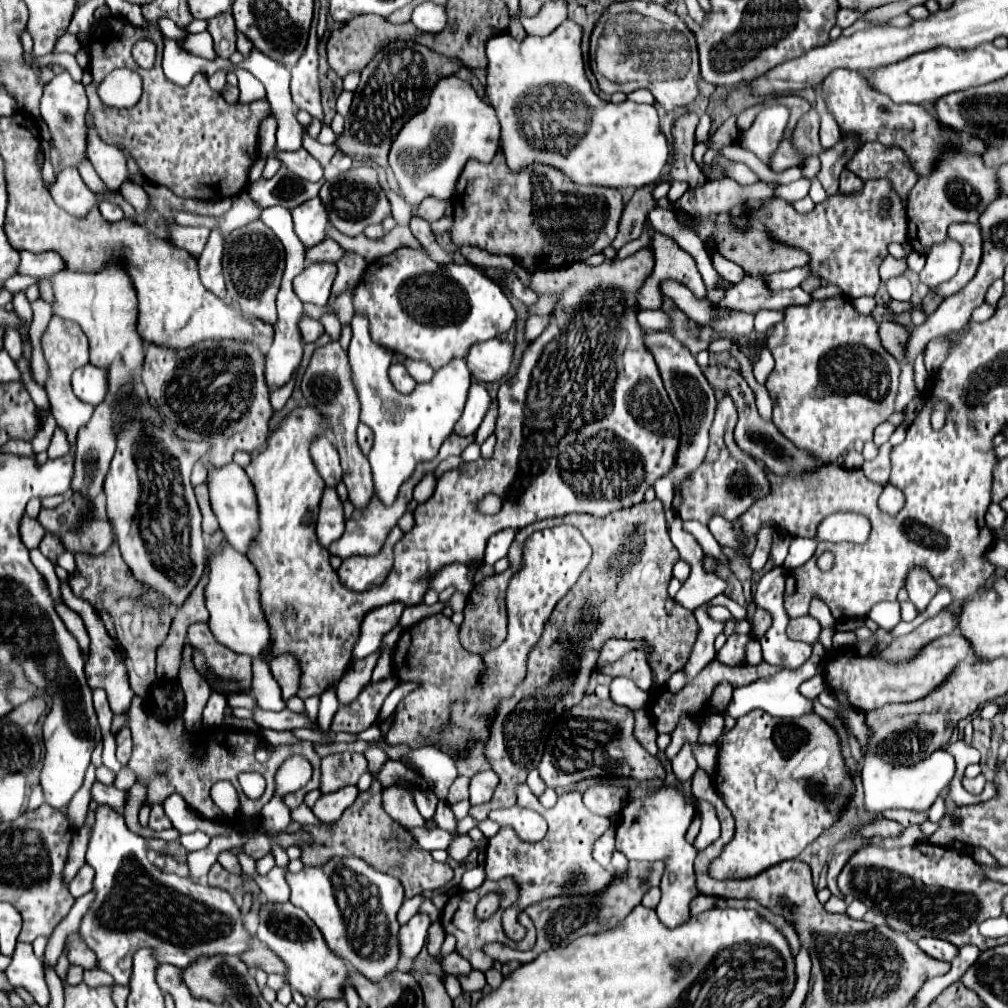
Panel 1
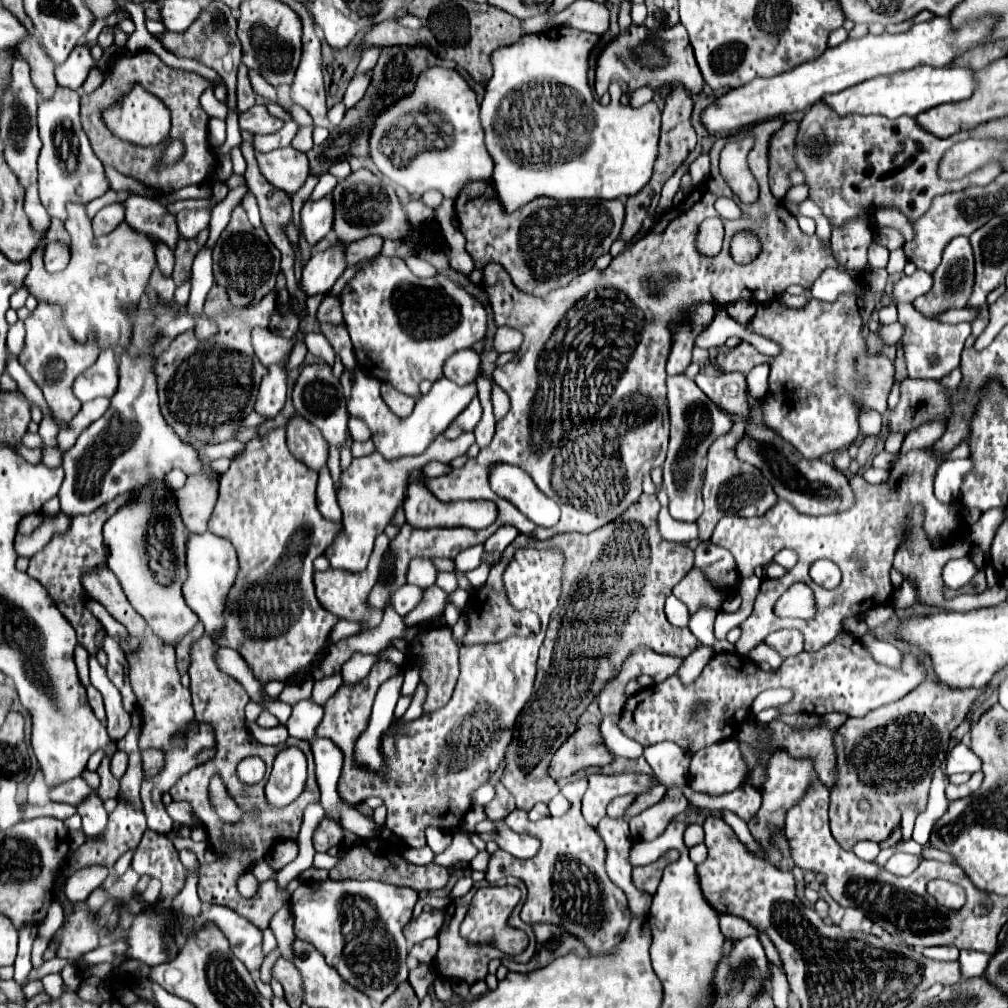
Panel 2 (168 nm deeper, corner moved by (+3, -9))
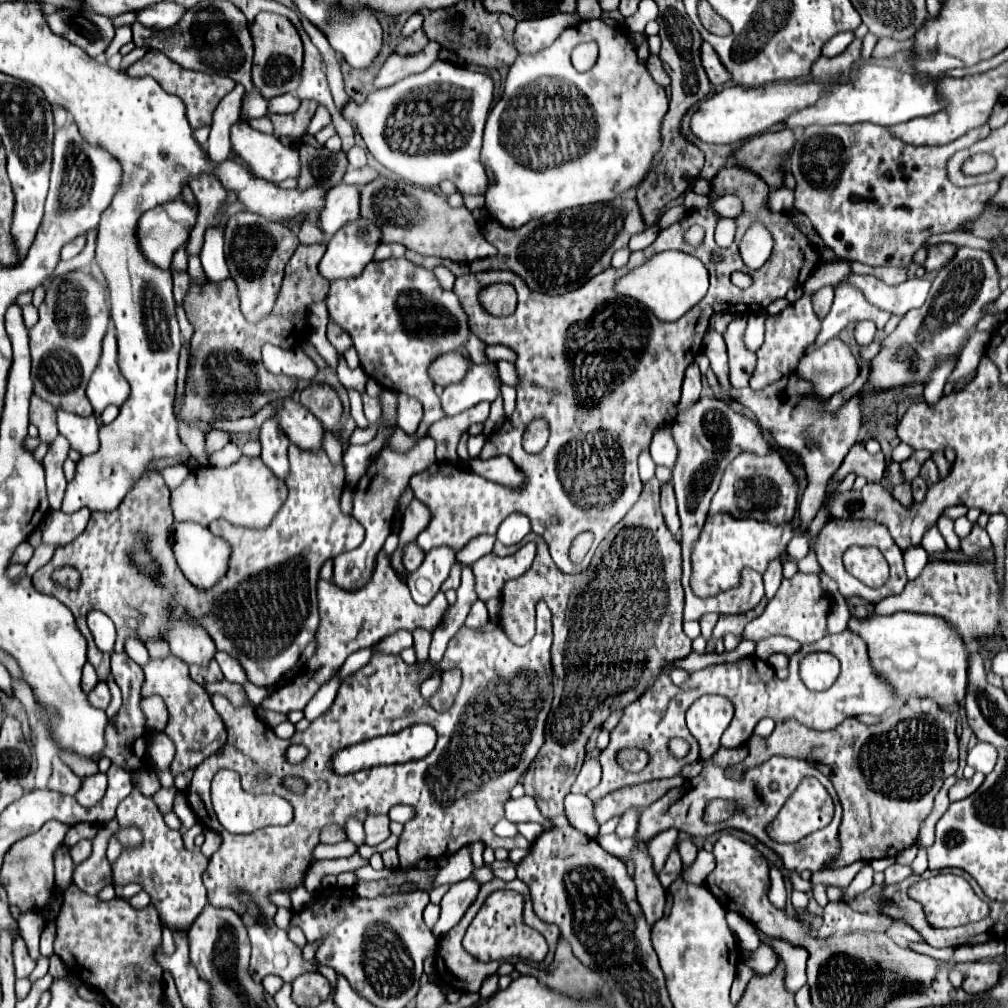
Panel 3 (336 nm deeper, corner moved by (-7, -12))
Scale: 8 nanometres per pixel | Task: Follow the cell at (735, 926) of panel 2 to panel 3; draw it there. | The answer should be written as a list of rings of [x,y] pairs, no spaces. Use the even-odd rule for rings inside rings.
[[[784,939],[770,941],[778,953],[778,959],[784,961],[786,967],[786,987],[790,993],[796,993],[806,983],[806,961],[808,951],[800,945],[792,945]]]

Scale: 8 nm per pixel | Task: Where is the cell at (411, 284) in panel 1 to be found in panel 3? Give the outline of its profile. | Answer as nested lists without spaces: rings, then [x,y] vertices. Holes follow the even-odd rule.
[[[402,257],[402,259],[372,261],[364,267],[364,271],[358,277],[330,281],[330,295],[326,297],[326,307],[330,319],[352,337],[354,349],[360,357],[360,365],[366,371],[366,375],[376,379],[384,389],[406,393],[410,397],[416,397],[424,405],[424,423],[420,425],[416,435],[402,437],[402,431],[396,431],[386,443],[398,451],[408,451],[416,439],[426,435],[428,425],[444,417],[444,411],[440,407],[440,397],[434,393],[434,383],[428,377],[428,367],[438,355],[460,351],[470,335],[468,317],[460,307],[458,297],[454,295],[454,291],[444,291],[432,271],[416,267]]]

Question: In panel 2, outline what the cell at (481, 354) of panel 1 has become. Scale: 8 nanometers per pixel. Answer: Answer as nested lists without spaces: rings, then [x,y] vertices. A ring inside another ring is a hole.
[[[470,348],[470,350],[456,352],[446,360],[444,376],[462,386],[462,384],[476,382],[480,370],[482,370],[482,356]]]

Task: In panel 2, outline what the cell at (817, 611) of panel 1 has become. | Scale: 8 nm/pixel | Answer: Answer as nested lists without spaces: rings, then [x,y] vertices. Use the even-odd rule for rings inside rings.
[[[794,584],[778,602],[776,602],[776,614],[778,616],[790,616],[790,618],[814,618],[816,616],[816,604],[814,604],[814,592],[806,584]]]

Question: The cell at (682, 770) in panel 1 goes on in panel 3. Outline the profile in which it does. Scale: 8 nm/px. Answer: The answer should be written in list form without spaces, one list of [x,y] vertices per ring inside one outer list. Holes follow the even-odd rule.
[[[670,829],[670,831],[664,831],[662,835],[656,835],[652,839],[652,843],[648,843],[648,855],[652,855],[652,865],[654,865],[654,871],[656,875],[662,871],[670,851],[674,849],[678,841],[678,831],[676,829]]]

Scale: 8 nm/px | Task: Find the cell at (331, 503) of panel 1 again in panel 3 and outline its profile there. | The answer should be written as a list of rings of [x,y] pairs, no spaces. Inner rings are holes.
[[[324,431],[322,449],[328,453],[328,457],[330,457],[332,463],[340,463],[340,461],[342,461],[342,459],[340,459],[340,457],[342,457],[342,443],[340,443],[340,439],[338,439],[336,433]]]

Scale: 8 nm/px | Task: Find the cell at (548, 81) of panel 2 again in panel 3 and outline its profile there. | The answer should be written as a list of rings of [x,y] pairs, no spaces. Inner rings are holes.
[[[588,19],[576,23],[576,27],[568,27],[552,47],[538,55],[520,55],[508,71],[506,91],[490,111],[484,129],[484,167],[494,183],[484,195],[490,217],[504,227],[516,229],[548,213],[612,201],[620,193],[638,187],[650,169],[652,157],[660,149],[660,123],[666,111],[666,91],[652,79],[646,65],[638,61],[628,31],[608,27],[602,19]],[[584,41],[596,41],[600,53],[596,65],[590,71],[580,73],[572,67],[570,53]],[[576,91],[582,97],[578,103],[586,109],[582,113],[576,113]]]

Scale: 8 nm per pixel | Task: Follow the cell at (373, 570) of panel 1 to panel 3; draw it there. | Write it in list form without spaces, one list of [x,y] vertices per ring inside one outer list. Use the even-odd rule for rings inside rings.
[[[380,551],[374,577],[370,579],[368,585],[364,585],[358,591],[344,591],[336,587],[332,581],[318,581],[318,607],[320,607],[320,627],[314,637],[316,651],[306,663],[306,671],[296,673],[296,677],[290,683],[278,687],[272,695],[268,695],[268,699],[264,699],[262,703],[264,709],[278,713],[304,709],[312,695],[332,677],[332,673],[338,667],[342,667],[348,655],[352,655],[358,649],[380,643],[384,637],[398,629],[414,631],[416,627],[424,627],[428,631],[434,631],[442,619],[442,613],[448,609],[448,601],[440,591],[426,607],[416,605],[408,595],[406,583],[402,583],[398,573],[392,569],[386,553]]]

